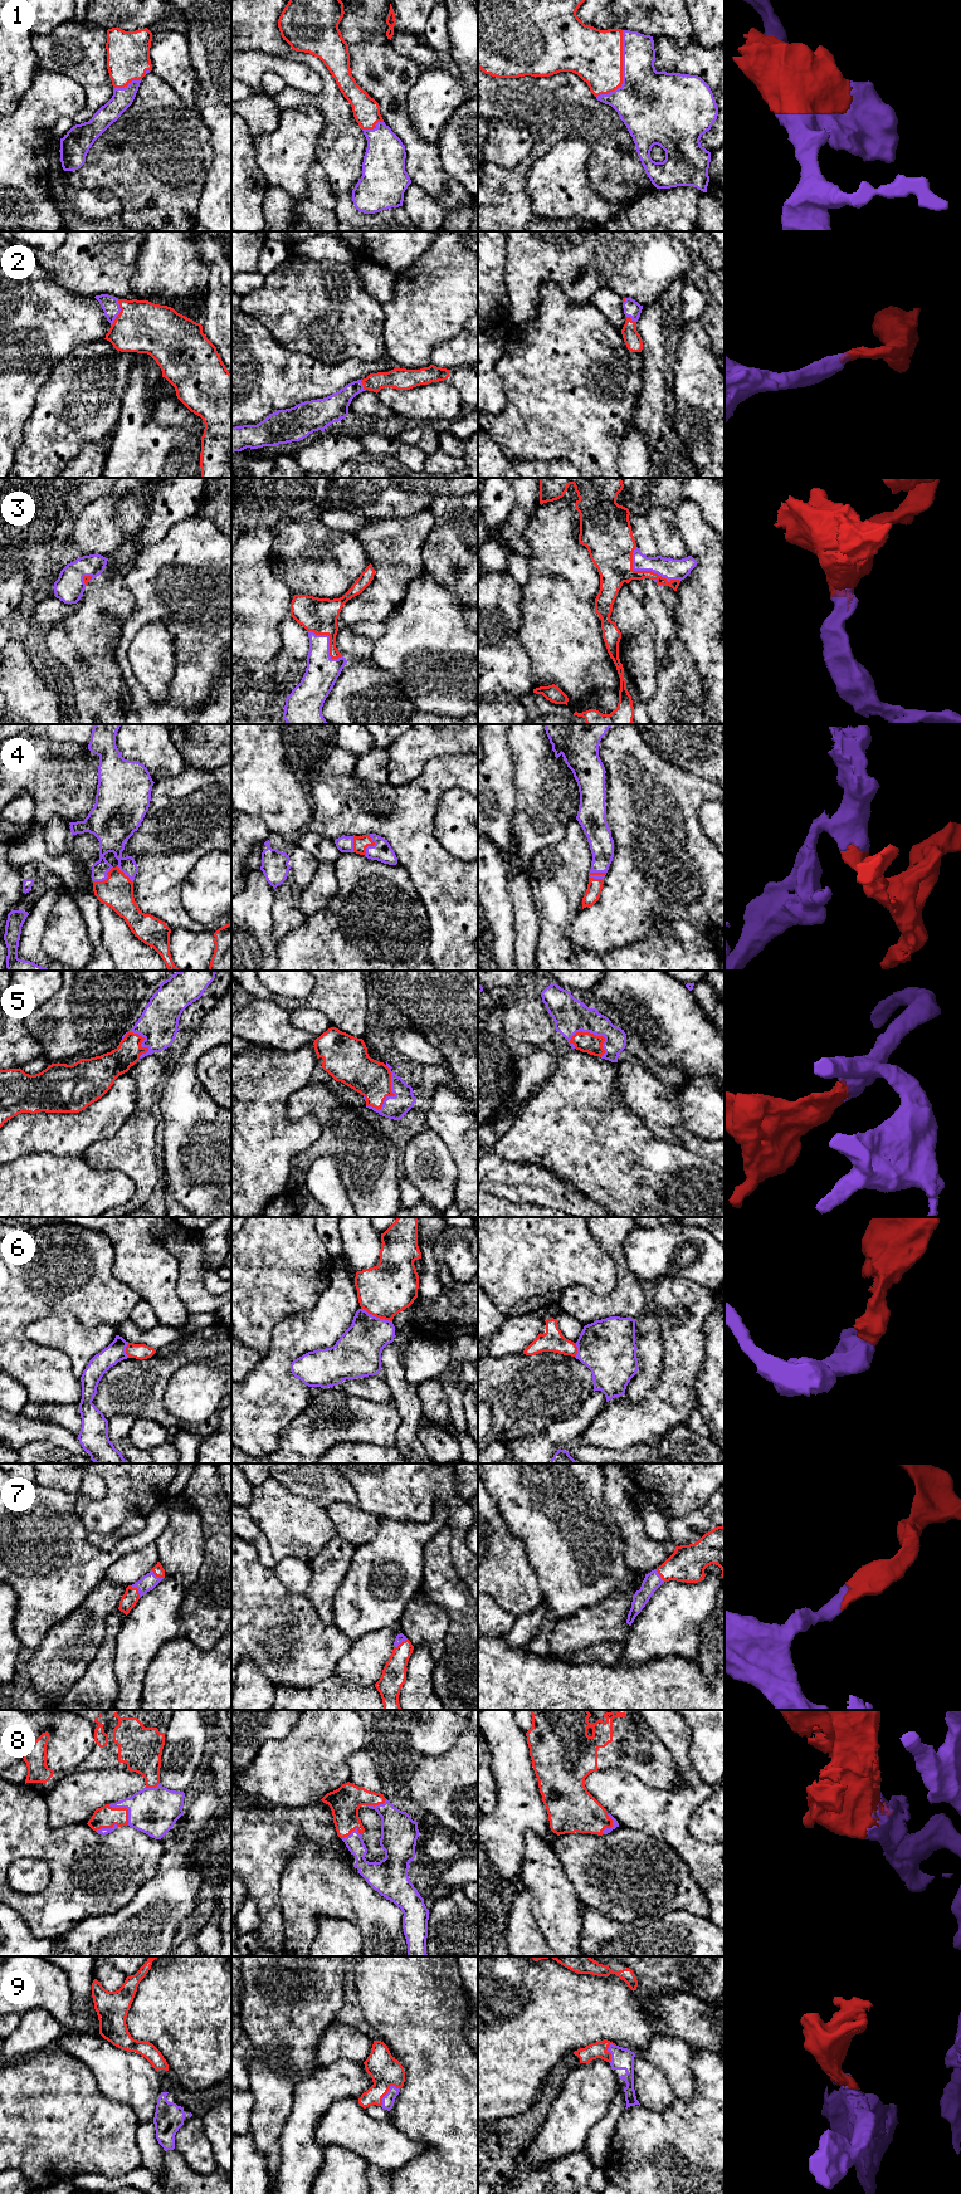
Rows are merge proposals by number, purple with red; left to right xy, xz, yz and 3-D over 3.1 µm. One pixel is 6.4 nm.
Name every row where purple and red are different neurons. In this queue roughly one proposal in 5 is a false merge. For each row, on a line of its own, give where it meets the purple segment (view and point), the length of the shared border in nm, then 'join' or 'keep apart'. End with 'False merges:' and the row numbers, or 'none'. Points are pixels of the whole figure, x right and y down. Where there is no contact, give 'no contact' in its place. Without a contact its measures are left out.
1: contact yz (623, 69); length 460 nm; join
2: contact xy (118, 313); length 180 nm; join
3: contact yz (645, 570); length 360 nm; join
4: contact xy (105, 879); length 160 nm; join
5: contact yz (596, 1035); length 260 nm; join
6: contact xz (375, 1317); length 220 nm; keep apart
7: contact xy (137, 1588); length 100 nm; join
8: contact xy (126, 1807); length 190 nm; join
9: contact xz (388, 2092); length 170 nm; join
False merges: 6

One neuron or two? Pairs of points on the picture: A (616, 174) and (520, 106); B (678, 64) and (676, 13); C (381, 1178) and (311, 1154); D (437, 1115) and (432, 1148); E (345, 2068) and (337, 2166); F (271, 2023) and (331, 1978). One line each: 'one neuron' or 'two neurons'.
A: one neuron
B: two neurons
C: one neuron
D: two neurons
E: two neurons
F: one neuron

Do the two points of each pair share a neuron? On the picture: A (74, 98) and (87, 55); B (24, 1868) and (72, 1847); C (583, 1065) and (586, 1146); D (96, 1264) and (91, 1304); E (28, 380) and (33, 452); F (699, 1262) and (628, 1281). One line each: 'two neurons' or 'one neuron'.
A: two neurons
B: two neurons
C: one neuron
D: one neuron
E: two neurons
F: two neurons

